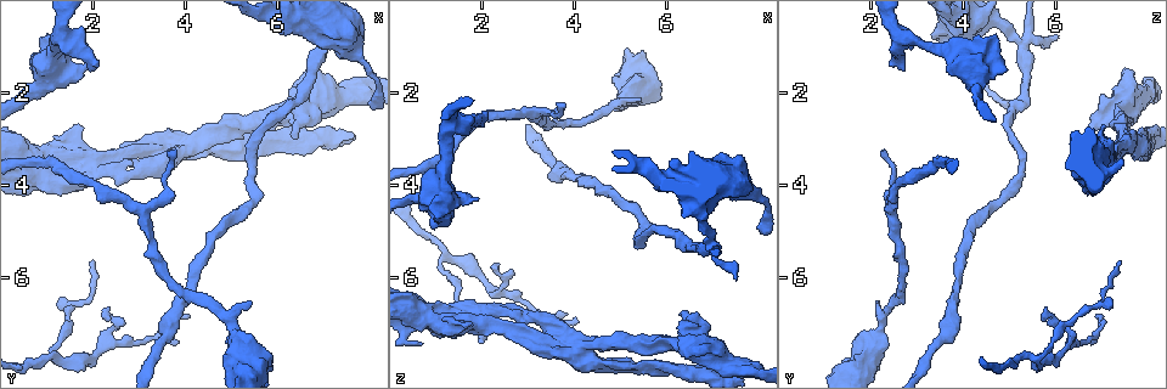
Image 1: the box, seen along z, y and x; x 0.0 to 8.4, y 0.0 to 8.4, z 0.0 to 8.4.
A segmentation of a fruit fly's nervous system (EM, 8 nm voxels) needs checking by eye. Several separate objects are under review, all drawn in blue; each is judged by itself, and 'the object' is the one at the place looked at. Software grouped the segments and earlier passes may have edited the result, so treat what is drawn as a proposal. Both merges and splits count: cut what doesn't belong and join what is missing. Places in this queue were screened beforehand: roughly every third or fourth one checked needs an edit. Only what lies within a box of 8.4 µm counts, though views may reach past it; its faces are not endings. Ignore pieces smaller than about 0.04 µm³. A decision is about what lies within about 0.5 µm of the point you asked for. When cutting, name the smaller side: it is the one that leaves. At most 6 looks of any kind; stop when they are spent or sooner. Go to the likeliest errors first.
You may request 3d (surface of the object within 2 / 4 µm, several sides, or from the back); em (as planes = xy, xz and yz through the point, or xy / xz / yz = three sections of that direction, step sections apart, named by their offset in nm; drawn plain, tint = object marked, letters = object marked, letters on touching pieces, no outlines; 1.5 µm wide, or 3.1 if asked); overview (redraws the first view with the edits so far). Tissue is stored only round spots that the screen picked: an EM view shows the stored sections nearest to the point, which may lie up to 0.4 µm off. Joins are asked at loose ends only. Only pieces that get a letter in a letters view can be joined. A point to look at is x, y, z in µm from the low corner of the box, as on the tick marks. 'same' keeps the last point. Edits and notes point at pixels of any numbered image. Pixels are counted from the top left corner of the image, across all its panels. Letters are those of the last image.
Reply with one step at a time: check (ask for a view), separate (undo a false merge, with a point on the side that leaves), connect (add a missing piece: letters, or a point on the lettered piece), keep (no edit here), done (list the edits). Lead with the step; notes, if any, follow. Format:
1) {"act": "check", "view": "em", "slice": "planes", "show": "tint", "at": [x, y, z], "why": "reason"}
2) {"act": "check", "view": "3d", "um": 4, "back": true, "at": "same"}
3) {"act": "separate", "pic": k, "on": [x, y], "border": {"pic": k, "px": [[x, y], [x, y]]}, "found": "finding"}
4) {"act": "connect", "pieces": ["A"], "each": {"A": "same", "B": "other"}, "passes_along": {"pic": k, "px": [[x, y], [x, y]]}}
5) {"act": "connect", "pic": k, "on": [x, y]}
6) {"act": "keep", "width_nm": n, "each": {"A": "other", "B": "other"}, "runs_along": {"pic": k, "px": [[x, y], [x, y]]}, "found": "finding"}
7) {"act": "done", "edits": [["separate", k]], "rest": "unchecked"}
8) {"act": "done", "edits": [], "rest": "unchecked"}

{"act": "check", "view": "em", "slice": "planes", "show": "letters", "at": [6.35, 3.00, 6.80], "why": "branch stops here"}

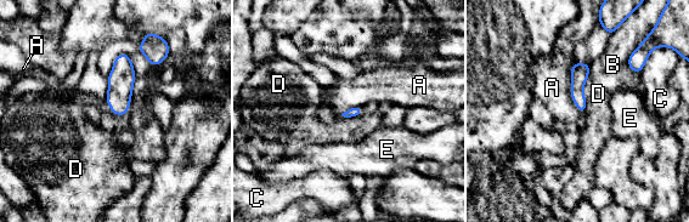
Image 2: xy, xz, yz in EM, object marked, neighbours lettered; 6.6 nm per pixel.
{"act": "keep", "each": {"A": "other", "B": "other", "C": "other", "D": "other", "E": "other"}, "border": {"pic": 2, "px": [[586, 80], [583, 87], [585, 110]]}, "found": "none of them fits"}

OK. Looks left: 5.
{"act": "check", "view": "3d", "um": 2, "back": true, "at": [7.00, 1.00, 5.30], "why": "two arms in line, one across"}

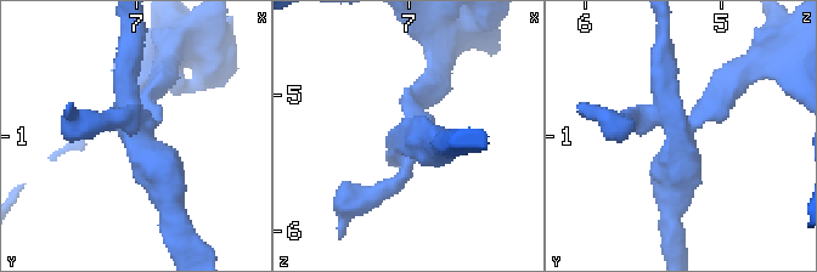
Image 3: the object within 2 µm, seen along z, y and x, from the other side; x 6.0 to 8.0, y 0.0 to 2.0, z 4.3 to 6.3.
{"act": "check", "view": "em", "slice": "yz", "step": 4, "show": "letters", "at": [6.98, 0.94, 5.24], "why": "now the EM"}

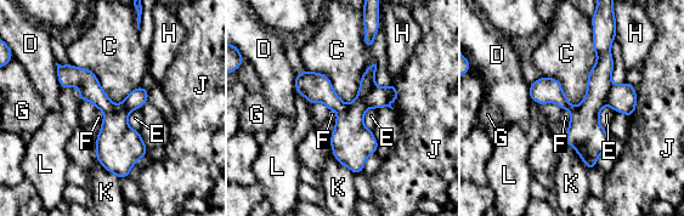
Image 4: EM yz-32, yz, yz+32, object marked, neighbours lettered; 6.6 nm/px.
{"act": "check", "view": "em", "slice": "planes", "show": "letters", "at": "same"}

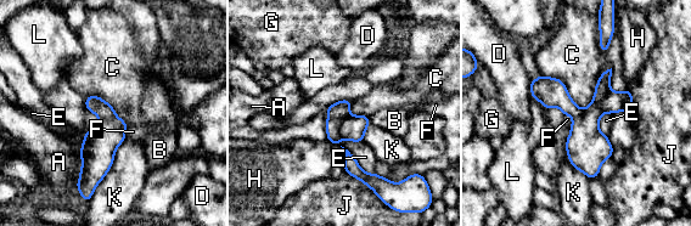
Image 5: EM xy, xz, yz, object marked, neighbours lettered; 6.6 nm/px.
{"act": "separate", "pic": 5, "on": [352, 128], "each": {"A": "other", "B": "other", "C": "other", "D": "other", "E": "other", "F": "other", "G": "other", "H": "other", "J": "other", "K": "other", "L": "other"}, "border": {"pic": 5, "px": [[348, 113], [340, 122], [341, 137]]}, "found": "two cells meet here"}

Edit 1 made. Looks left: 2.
{"act": "check", "view": "em", "slice": "xz", "step": 4, "show": "letters", "at": [1.70, 2.70, 7.05], "why": "thick end"}

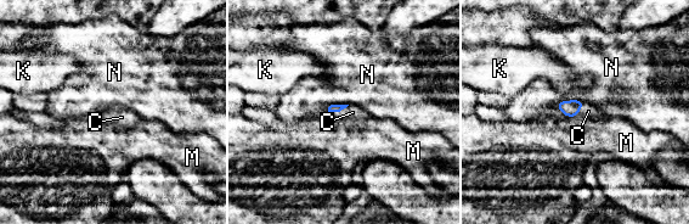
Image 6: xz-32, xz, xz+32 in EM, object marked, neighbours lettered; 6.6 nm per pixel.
{"act": "check", "view": "em", "slice": "yz", "step": 4, "show": "letters", "at": "same", "why": "another direction"}

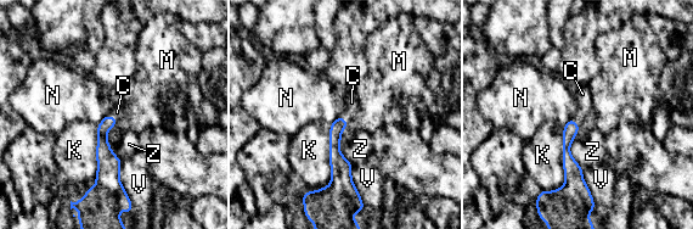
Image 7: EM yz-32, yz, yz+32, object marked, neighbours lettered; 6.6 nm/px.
{"act": "connect", "pic": 7, "on": [582, 94], "each": {"C": "same", "K": "other", "M": "other", "N": "other", "V": "other", "Z": "other"}, "passes_along": {"pic": 7, "px": [[570, 129], [574, 122], [582, 94]]}, "found": "the cell continues"}

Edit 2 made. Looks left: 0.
{"act": "done", "edits": [["separate", 5], ["connect", 7]], "rest": "unchecked"}

